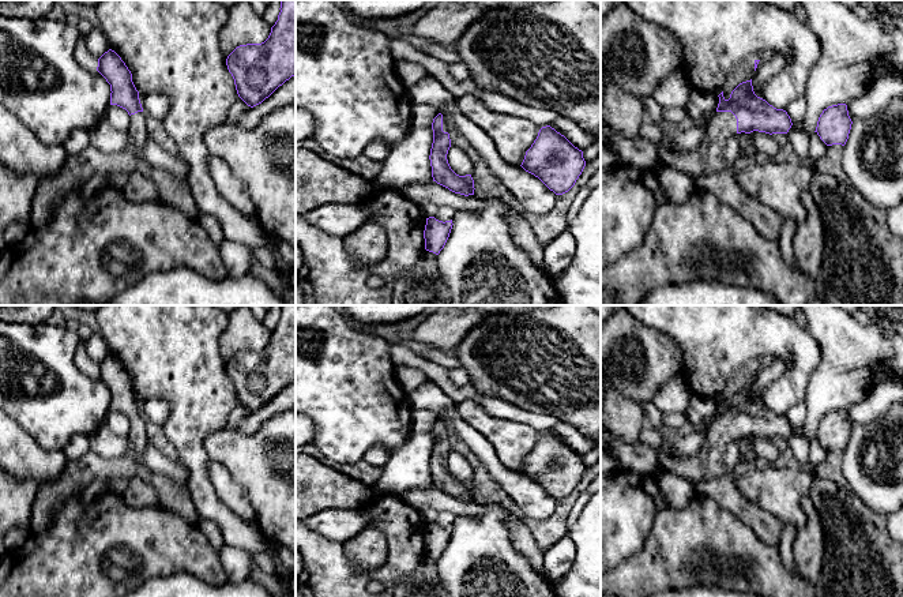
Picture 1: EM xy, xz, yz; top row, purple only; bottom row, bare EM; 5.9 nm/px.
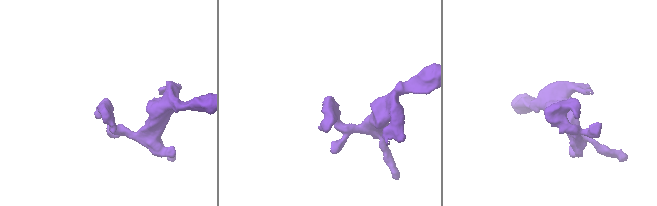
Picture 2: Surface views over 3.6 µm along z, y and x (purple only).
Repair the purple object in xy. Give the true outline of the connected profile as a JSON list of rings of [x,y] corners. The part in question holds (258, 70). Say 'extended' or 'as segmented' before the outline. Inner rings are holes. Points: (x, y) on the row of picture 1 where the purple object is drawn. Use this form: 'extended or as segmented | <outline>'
as segmented | [[[282,0],[279,10],[264,42],[240,45],[226,59],[237,94],[251,108],[296,75],[296,0]]]

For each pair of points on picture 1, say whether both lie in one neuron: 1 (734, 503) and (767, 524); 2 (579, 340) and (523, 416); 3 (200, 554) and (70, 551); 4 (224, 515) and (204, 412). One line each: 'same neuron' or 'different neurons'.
1: same neuron
2: different neurons
3: same neuron
4: same neuron

